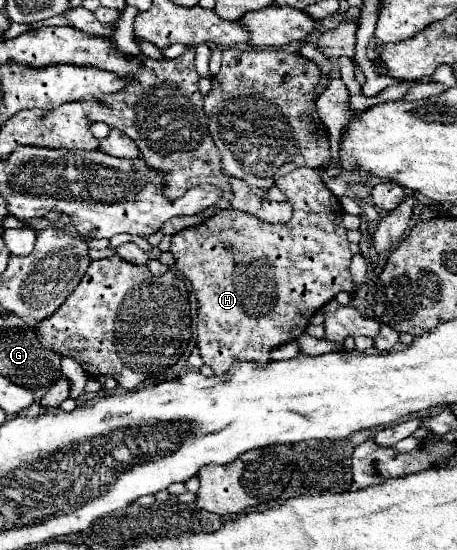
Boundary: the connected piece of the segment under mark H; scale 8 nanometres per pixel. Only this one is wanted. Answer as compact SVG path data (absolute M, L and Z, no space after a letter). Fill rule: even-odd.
M298 167L292 173L282 175L280 179L276 179L276 187L288 197L288 203L294 207L292 219L288 223L284 223L284 225L260 223L260 219L256 219L252 215L244 215L242 211L218 211L214 217L210 217L208 221L200 223L198 227L190 227L190 231L182 231L180 235L172 237L172 249L170 249L170 253L176 257L178 271L182 271L182 275L186 279L190 279L190 283L194 287L194 293L196 293L196 299L198 299L198 335L196 335L198 341L196 343L198 343L198 349L200 349L200 357L204 359L204 365L208 365L216 375L218 373L226 373L232 367L234 361L252 361L252 363L266 365L270 361L270 351L274 347L280 347L282 343L298 339L304 333L306 325L310 323L310 317L320 307L324 307L324 303L332 301L342 291L352 293L352 289L354 289L354 281L350 277L352 251L350 251L350 243L346 239L346 227L342 225L344 211L342 211L340 201L328 191L328 187L322 183L322 179L318 177L318 173L314 169L308 169L308 167Z

